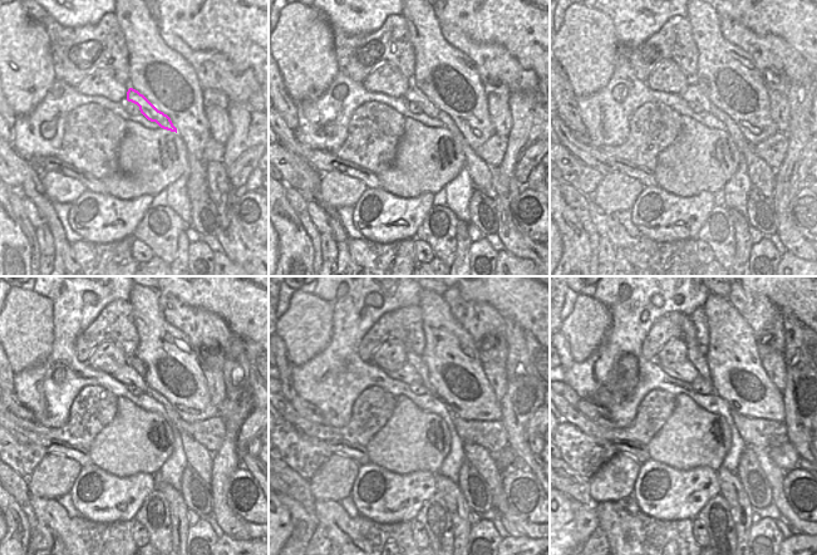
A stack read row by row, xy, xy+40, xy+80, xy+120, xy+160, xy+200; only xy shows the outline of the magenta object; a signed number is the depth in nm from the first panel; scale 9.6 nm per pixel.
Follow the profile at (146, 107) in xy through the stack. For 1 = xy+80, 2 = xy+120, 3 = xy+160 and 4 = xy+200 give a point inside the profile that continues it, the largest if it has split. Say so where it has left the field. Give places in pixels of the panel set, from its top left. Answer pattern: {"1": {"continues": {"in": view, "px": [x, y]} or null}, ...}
{"1": {"continues": {"in": "xy+80", "px": [692, 93]}}, "2": {"continues": {"in": "xy+120", "px": [128, 376]}}, "3": {"continues": {"in": "xy+160", "px": [407, 373]}}, "4": {"continues": {"in": "xy+200", "px": [684, 371]}}}

